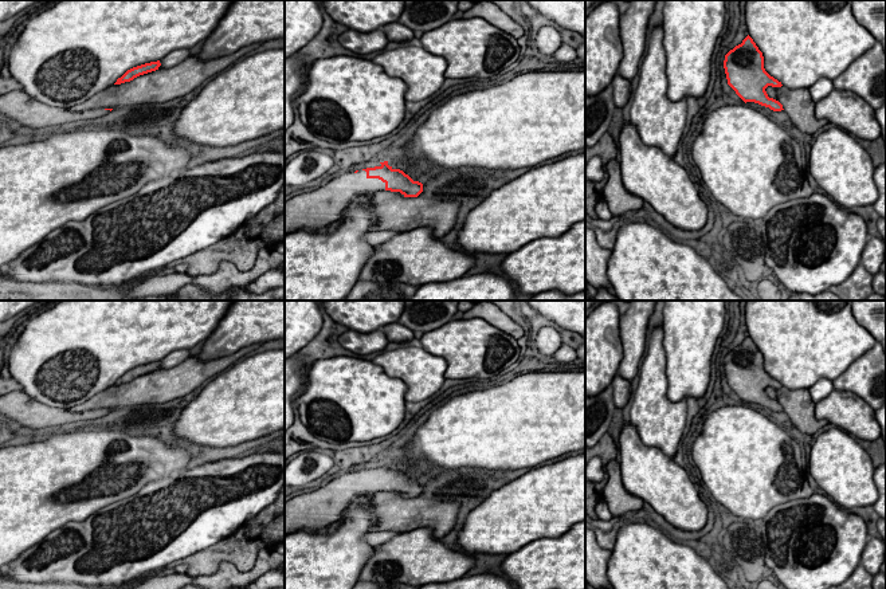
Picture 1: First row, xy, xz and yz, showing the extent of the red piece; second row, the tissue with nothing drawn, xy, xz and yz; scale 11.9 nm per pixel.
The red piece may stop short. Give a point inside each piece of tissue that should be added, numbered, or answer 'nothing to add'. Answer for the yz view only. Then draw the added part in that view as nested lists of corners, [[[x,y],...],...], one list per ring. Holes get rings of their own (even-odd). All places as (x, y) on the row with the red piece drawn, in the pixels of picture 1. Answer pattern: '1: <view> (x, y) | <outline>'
nothing to add

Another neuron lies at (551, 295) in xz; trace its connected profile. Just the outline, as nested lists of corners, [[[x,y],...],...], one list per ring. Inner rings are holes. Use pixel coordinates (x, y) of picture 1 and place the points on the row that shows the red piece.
[[[548,291],[533,295],[529,301],[585,301],[585,291],[573,295],[564,295],[560,291]]]

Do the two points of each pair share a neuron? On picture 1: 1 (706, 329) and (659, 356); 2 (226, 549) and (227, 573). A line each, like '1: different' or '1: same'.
1: different
2: different

